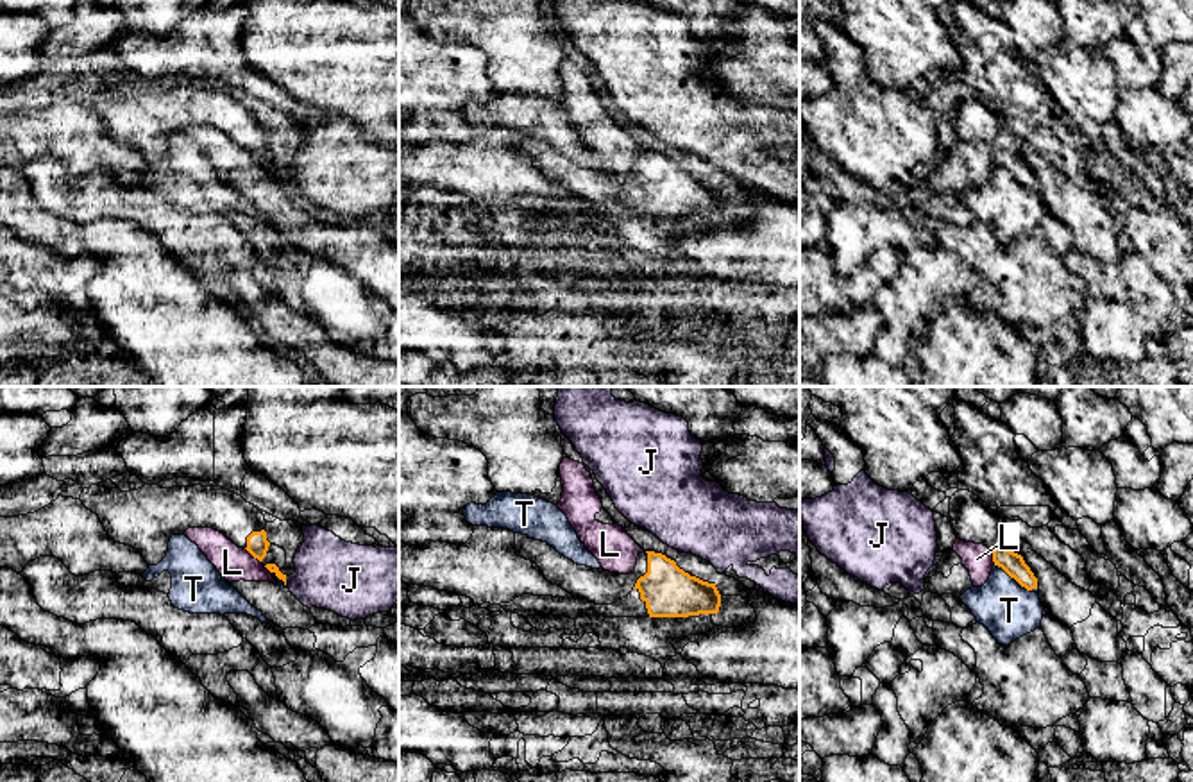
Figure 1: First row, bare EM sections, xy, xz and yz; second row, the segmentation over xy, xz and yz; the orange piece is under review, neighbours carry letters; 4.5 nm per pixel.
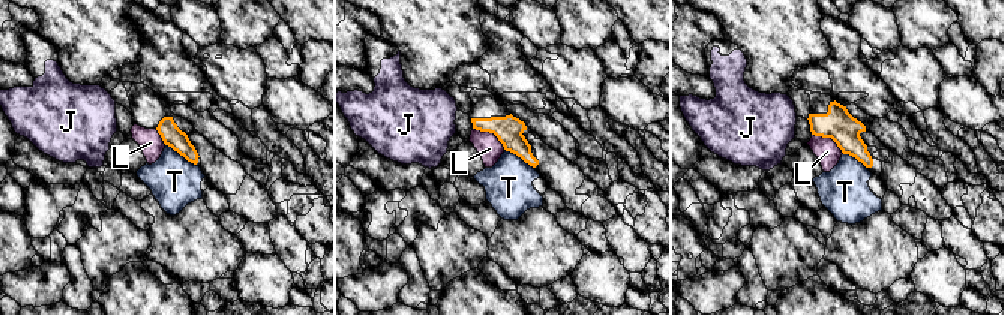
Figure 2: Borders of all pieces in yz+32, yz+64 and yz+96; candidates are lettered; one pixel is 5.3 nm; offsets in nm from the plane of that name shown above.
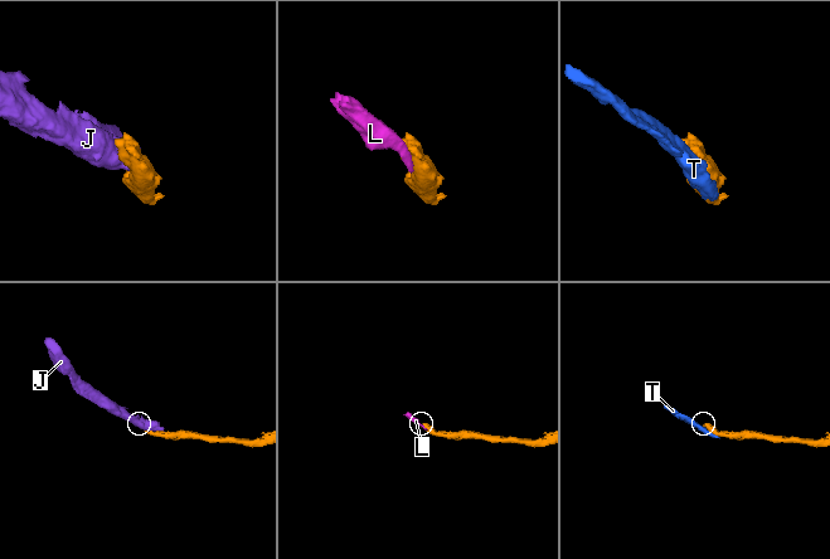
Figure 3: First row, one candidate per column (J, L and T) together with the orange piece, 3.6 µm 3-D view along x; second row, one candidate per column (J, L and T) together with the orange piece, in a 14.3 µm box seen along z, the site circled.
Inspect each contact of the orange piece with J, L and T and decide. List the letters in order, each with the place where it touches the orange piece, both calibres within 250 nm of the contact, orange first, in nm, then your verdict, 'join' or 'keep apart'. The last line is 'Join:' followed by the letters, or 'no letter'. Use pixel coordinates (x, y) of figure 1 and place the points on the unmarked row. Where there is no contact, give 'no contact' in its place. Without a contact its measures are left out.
J: contact xy (285, 179); calibres 50 and 320 nm; keep apart
L: contact xy (253, 154); calibres 100 and 150 nm; keep apart
T: contact yz (1013, 176); calibres 100 and 240 nm; keep apart
Join: no letter

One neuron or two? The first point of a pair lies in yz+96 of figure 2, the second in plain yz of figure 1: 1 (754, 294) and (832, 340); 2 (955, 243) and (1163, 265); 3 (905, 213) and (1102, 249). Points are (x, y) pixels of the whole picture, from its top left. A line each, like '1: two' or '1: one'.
1: two
2: two
3: two

